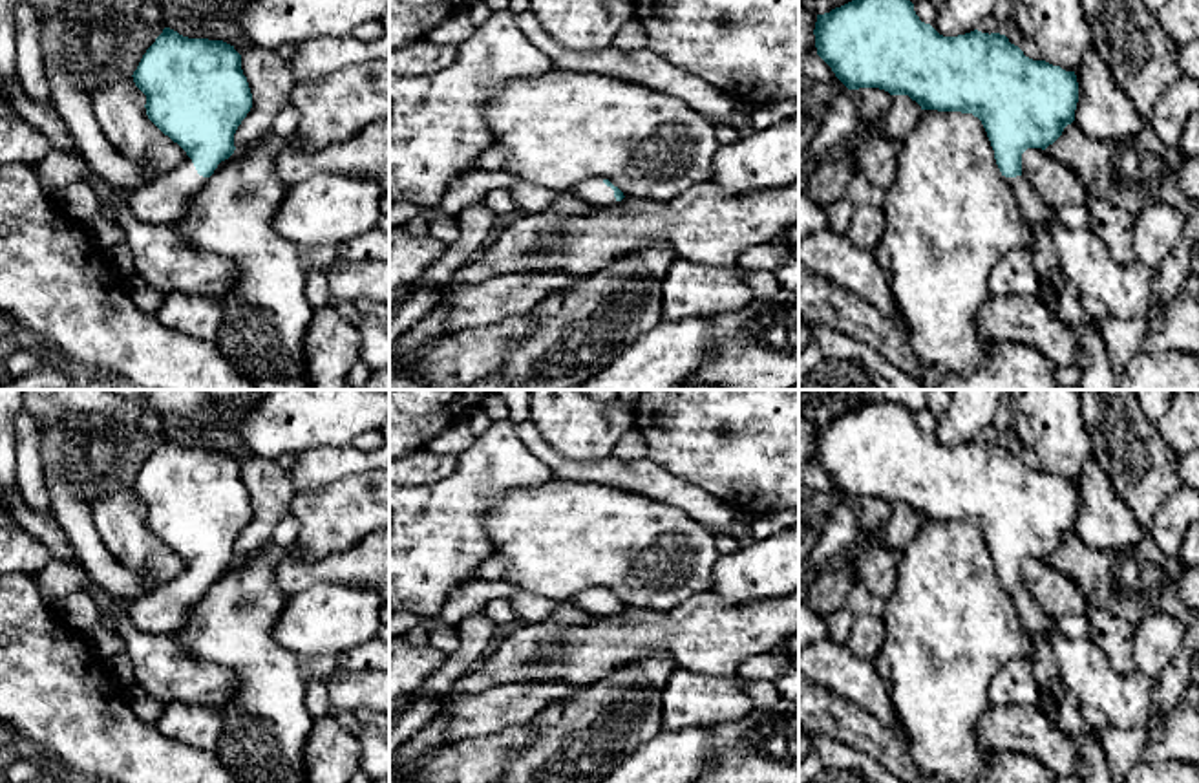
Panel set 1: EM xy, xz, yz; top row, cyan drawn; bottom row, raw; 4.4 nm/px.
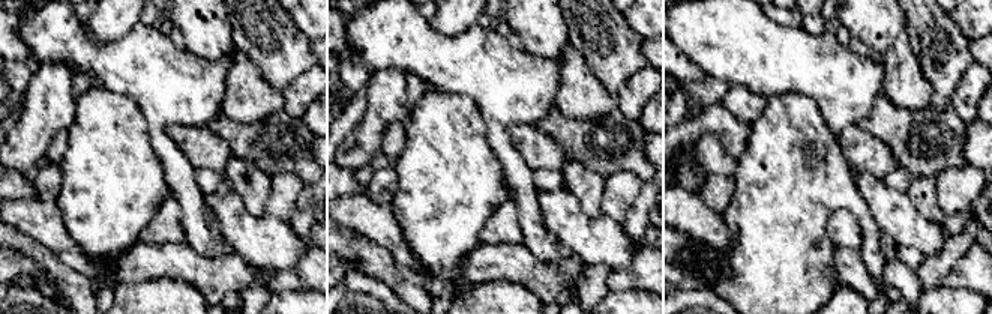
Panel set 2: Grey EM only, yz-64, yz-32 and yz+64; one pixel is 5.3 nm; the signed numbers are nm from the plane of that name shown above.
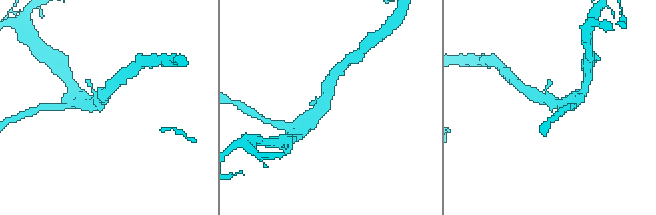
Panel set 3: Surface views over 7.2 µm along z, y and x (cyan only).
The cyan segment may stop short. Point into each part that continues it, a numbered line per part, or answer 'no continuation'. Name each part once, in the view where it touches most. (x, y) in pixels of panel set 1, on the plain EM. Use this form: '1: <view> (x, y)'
1: xy (163, 611)

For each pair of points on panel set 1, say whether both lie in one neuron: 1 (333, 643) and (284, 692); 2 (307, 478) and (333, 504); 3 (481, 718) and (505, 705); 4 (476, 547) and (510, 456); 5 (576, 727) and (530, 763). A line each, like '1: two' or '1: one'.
1: two
2: two
3: one
4: one
5: one

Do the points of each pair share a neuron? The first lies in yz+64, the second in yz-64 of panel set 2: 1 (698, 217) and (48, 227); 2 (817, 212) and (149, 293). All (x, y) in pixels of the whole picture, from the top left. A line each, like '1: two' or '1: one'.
1: one
2: two

